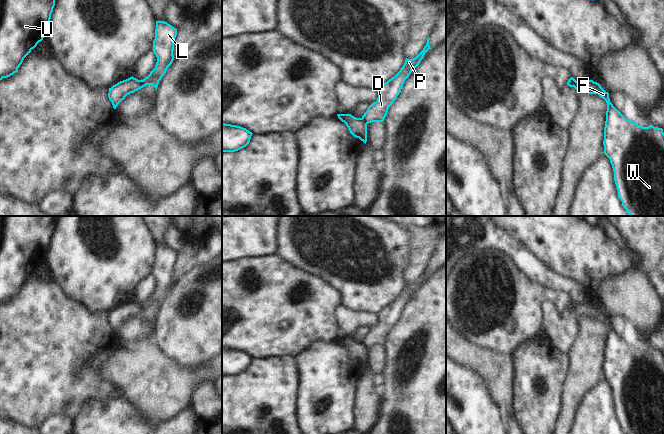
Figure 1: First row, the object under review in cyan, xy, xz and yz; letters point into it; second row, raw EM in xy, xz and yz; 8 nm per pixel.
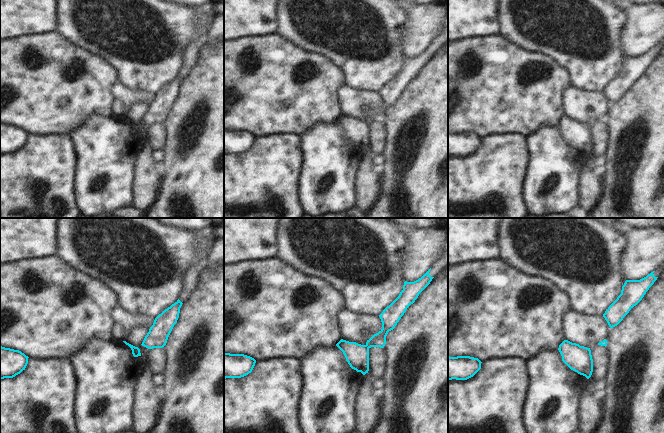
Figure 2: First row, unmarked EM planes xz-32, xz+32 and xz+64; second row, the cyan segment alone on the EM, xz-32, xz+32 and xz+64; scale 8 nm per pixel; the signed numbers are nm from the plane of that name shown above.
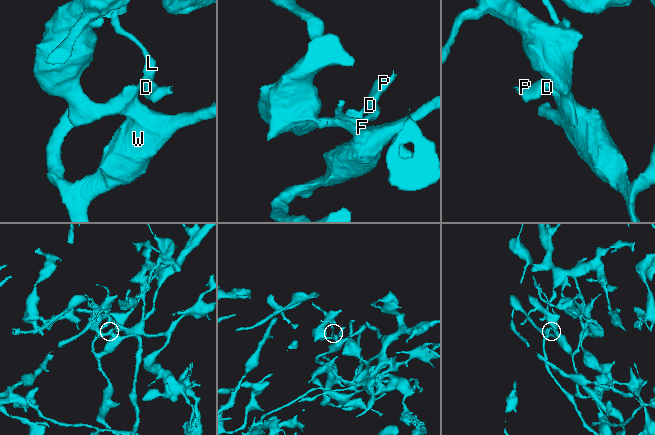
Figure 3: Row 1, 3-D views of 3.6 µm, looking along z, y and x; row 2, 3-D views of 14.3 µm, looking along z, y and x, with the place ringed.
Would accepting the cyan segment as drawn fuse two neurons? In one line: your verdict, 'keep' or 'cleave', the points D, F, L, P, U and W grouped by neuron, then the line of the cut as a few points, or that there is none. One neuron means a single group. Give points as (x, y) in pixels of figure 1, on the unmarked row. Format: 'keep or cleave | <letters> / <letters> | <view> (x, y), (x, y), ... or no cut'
cleave | D L P / F U W | xy (139, 304), (142, 311)

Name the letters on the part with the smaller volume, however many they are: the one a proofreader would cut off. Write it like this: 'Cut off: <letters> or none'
Cut off: D, L, P

